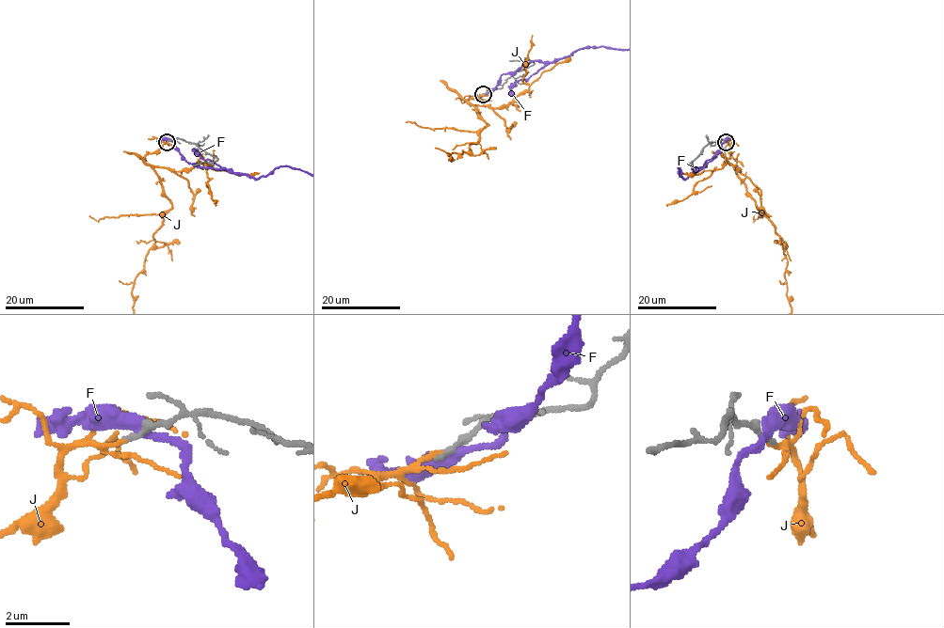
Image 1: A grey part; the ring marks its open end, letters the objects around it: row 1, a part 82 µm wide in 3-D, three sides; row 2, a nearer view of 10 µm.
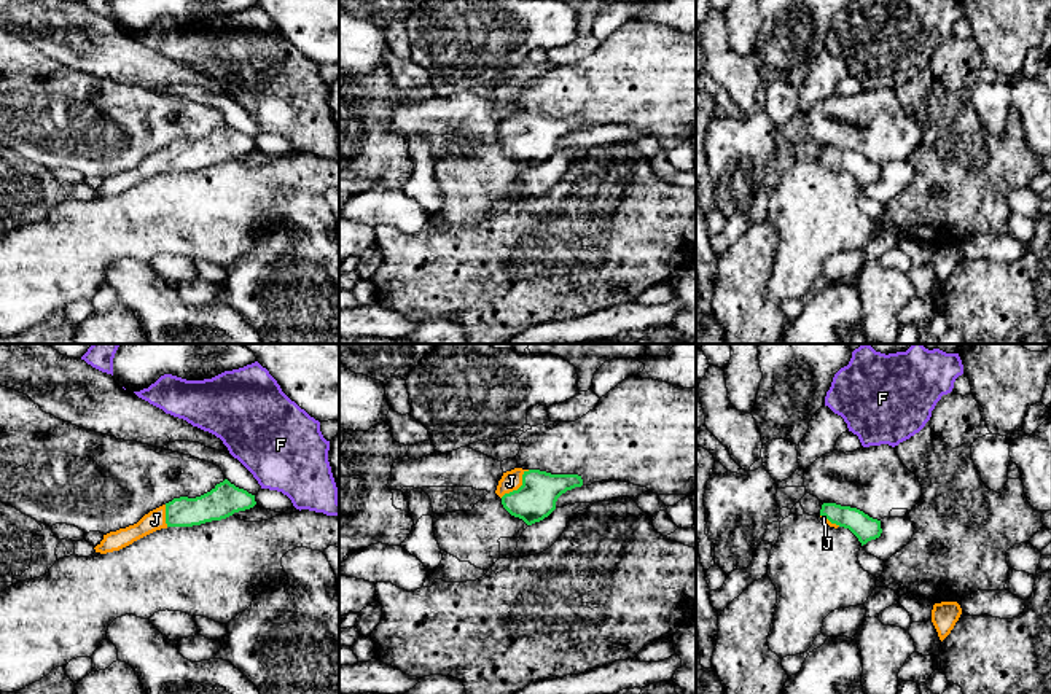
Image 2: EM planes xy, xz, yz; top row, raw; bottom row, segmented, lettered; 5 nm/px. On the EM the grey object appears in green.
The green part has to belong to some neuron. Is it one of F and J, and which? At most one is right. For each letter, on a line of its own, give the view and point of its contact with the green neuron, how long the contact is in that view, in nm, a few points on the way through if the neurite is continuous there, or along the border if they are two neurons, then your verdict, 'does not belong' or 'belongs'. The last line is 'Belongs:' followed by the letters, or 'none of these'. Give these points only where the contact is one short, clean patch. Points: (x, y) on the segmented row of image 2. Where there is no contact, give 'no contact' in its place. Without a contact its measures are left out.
F: no contact; does not belong
J: meets green in xz at (519, 487); contact 200 nm long; belongs
Belongs: J

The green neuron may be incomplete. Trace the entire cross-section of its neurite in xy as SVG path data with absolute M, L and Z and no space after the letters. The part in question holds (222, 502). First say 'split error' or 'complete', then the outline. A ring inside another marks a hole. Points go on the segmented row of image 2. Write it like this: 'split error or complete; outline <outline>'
split error; outline M225 479L201 497L174 498L145 514L137 524L104 535L104 540L94 549L100 554L119 551L156 530L221 520L255 505L255 495Z

